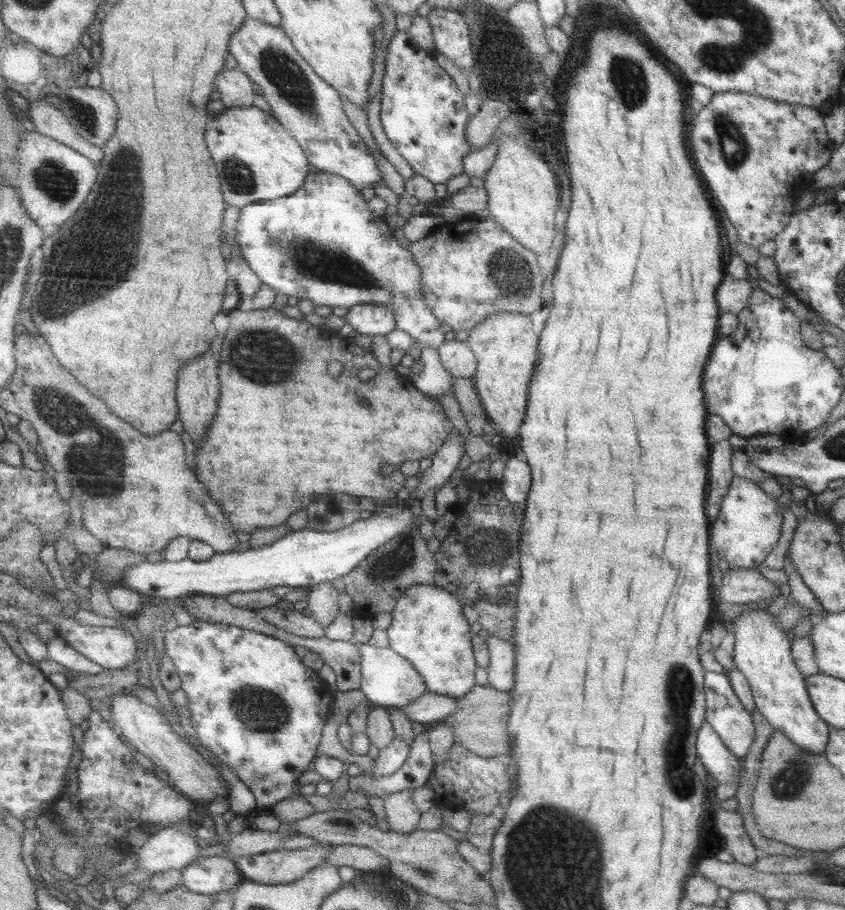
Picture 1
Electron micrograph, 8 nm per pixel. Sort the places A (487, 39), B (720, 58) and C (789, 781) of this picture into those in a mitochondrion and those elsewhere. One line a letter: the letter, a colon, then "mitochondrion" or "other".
A: other
B: mitochondrion
C: mitochondrion

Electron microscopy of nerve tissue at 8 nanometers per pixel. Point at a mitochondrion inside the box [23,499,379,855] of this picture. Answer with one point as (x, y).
(260, 711)

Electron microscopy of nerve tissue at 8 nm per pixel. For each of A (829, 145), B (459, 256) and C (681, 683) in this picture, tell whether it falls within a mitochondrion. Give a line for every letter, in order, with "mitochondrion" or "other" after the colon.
A: other
B: other
C: mitochondrion

